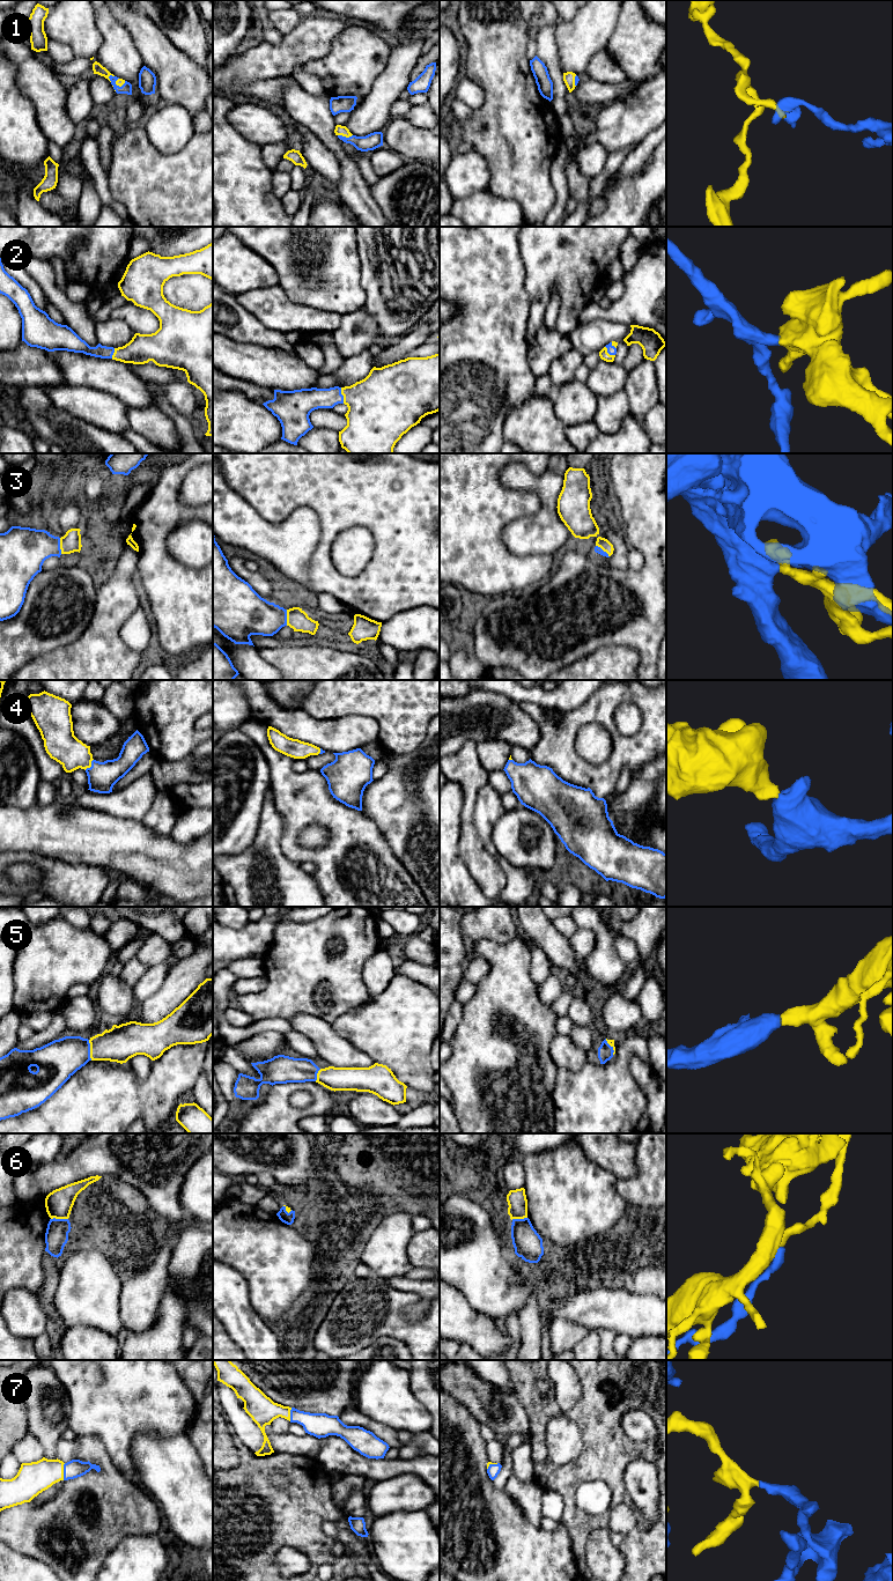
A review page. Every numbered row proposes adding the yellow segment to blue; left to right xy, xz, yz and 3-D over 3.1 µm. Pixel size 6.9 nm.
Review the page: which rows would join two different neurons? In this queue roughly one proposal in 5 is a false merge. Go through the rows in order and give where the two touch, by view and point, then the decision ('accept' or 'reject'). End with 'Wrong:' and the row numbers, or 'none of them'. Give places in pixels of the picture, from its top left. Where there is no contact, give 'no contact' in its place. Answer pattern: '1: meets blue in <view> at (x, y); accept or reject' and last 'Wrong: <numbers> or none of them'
1: meets blue in xz at (345, 137); accept
2: meets blue in xz at (342, 396); accept
3: meets blue in xy at (59, 546); accept
4: meets blue in xy at (91, 766); accept
5: meets blue in xy at (89, 1050); accept
6: meets blue in xy at (59, 1219); reject
7: meets blue in xy at (64, 1471); accept
Wrong: 6

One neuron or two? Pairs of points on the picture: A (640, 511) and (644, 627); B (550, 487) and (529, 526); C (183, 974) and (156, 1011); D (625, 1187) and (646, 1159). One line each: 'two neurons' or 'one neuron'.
A: one neuron
B: one neuron
C: one neuron
D: one neuron

